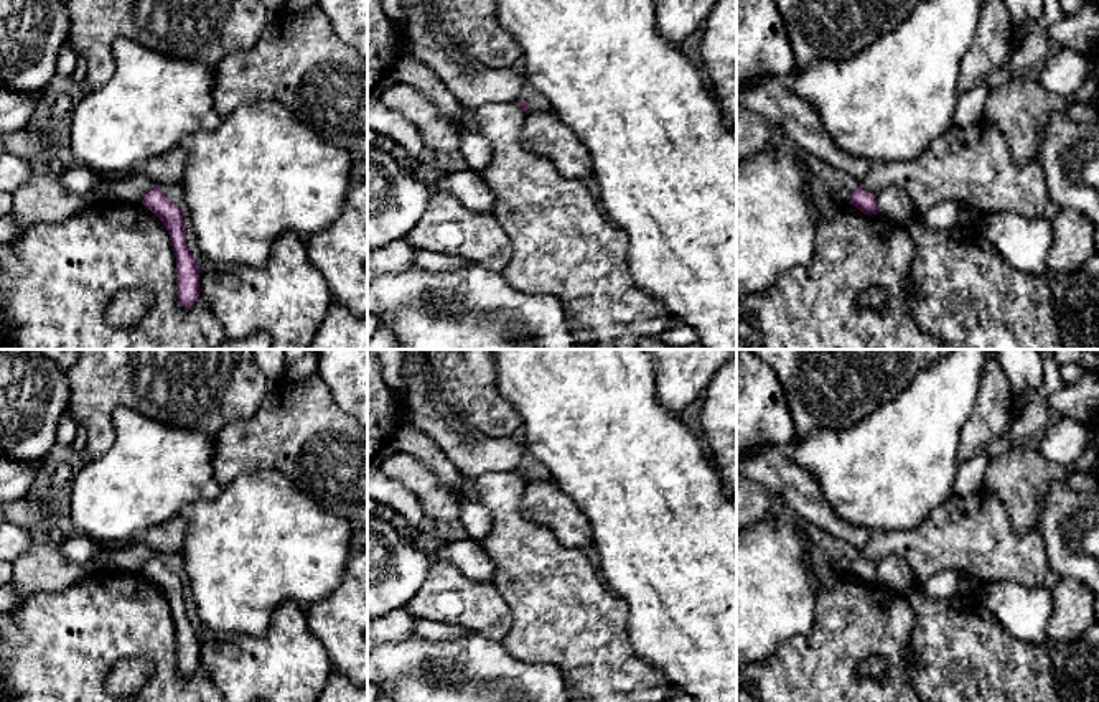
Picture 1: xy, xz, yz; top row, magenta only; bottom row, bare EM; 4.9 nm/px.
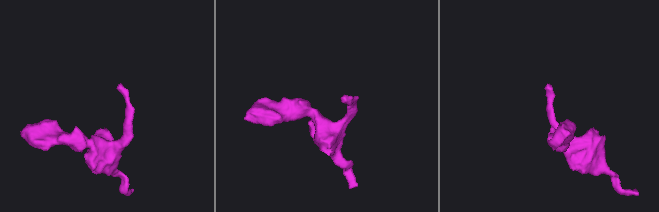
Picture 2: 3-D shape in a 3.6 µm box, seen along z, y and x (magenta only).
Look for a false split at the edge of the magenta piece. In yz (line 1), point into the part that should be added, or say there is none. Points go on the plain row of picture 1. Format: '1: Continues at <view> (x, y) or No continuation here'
1: No continuation here

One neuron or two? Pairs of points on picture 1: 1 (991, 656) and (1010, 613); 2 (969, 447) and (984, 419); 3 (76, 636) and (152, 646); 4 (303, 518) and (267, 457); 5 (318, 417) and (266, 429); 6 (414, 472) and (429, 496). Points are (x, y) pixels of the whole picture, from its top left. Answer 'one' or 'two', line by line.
1: two
2: one
3: one
4: two
5: one
6: one

